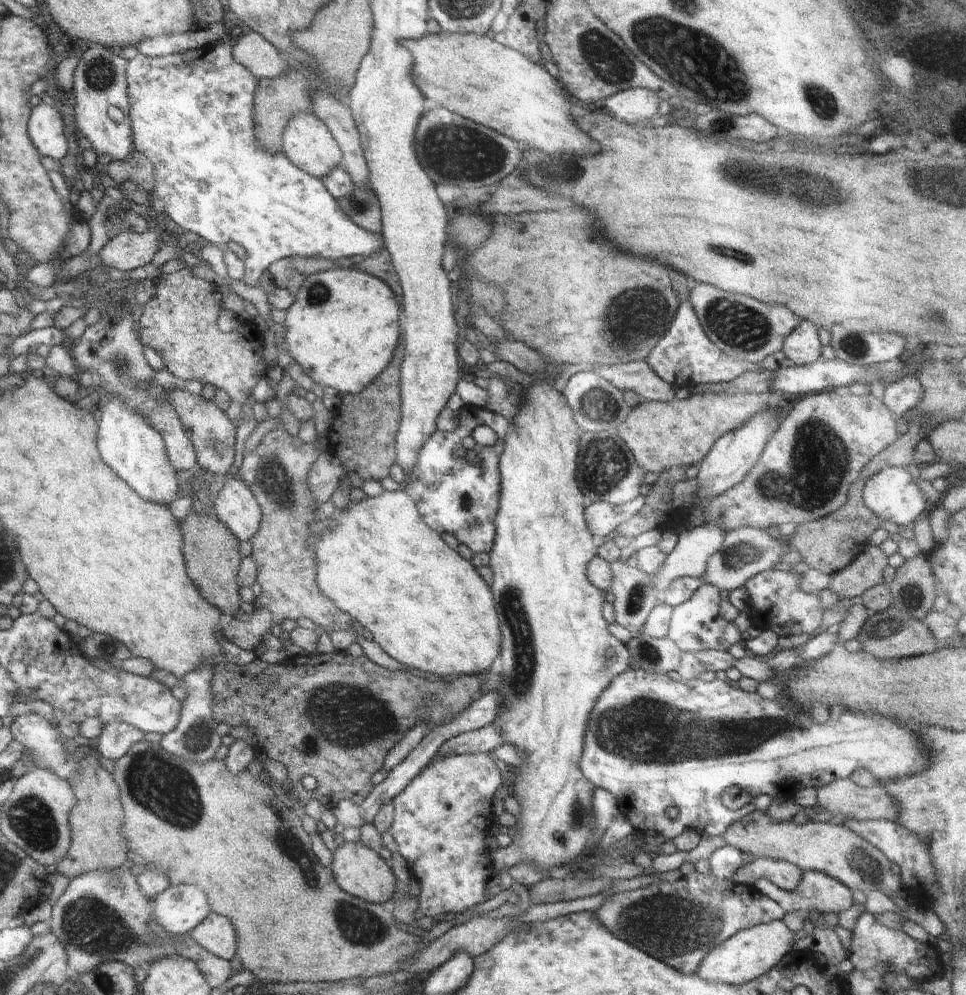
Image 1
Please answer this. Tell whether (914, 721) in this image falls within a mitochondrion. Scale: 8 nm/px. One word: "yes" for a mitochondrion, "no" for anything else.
no

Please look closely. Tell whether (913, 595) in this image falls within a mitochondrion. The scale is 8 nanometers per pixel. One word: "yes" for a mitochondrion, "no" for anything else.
yes

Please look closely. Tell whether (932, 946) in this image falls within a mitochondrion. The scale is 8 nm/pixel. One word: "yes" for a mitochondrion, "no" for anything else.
no

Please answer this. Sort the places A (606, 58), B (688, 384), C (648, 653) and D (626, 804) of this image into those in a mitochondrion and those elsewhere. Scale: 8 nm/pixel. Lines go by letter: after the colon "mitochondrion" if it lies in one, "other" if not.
A: mitochondrion
B: other
C: mitochondrion
D: other

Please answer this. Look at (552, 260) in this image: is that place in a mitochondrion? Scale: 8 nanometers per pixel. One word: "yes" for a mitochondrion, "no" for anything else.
no

